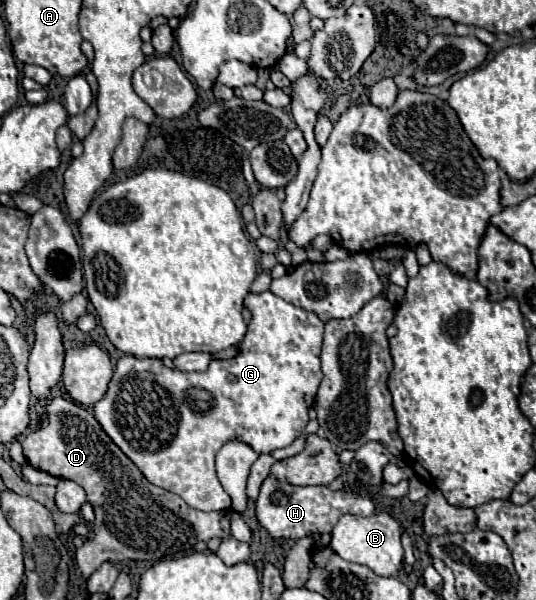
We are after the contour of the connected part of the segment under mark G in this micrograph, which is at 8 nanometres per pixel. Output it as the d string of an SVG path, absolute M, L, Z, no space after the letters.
M272 292L248 294L244 306L252 312L252 320L236 358L214 360L206 372L180 372L166 368L158 358L122 356L108 384L108 392L94 404L94 418L100 422L102 430L140 468L140 472L154 486L178 494L188 506L202 512L230 510L232 504L214 470L214 456L222 444L232 438L242 438L248 440L258 454L270 454L276 448L290 446L304 434L308 406L314 402L322 380L320 348L324 324L316 314L282 300Z

